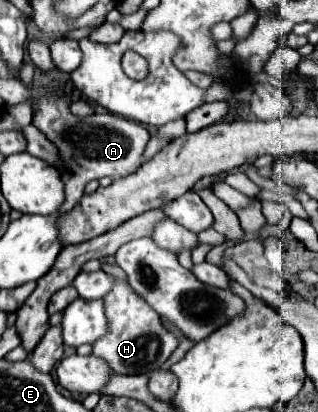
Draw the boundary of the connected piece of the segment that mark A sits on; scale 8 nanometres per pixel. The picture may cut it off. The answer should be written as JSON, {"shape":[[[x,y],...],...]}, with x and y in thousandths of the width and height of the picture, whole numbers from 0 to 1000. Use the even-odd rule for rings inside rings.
{"shape":[[[129,211],[123,245],[104,274],[104,303],[142,323],[148,337],[179,357],[192,391],[192,434],[204,444],[204,488],[186,517],[217,517],[286,434],[318,430],[393,430],[437,410],[450,367],[475,337],[469,318],[425,294],[387,289],[355,274],[311,274],[305,284],[242,284],[223,274],[223,235],[179,211]]]}

